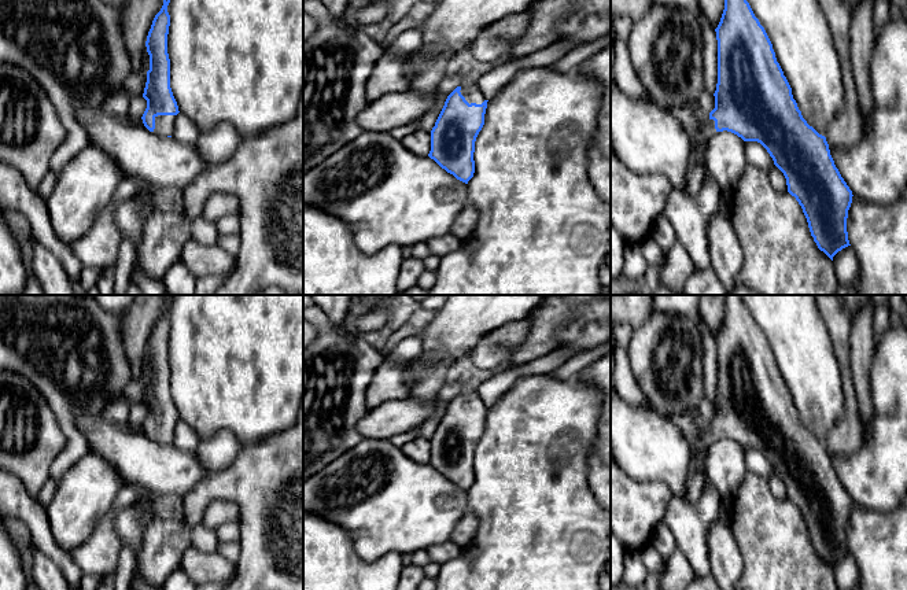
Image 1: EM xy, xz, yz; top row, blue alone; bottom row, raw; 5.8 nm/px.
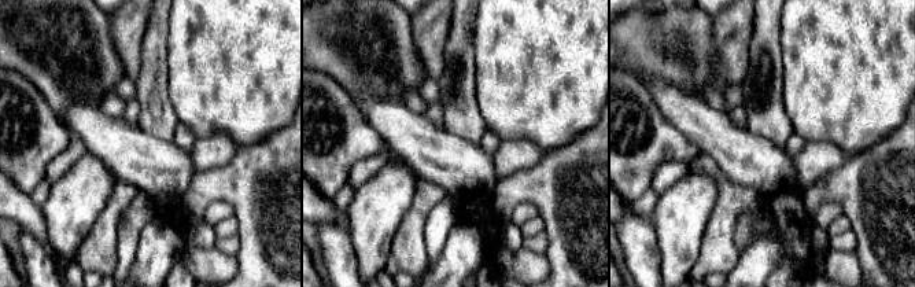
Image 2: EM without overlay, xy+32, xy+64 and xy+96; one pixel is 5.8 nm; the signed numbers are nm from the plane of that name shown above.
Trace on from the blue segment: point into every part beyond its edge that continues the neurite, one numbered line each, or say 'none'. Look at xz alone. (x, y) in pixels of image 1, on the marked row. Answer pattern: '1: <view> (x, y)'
1: xz (469, 89)

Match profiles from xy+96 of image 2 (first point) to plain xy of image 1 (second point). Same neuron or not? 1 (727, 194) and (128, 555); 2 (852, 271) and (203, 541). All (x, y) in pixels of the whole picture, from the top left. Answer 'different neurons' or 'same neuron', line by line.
1: different neurons
2: different neurons

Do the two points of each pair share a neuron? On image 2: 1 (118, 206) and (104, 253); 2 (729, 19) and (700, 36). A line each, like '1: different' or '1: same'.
1: same
2: different

